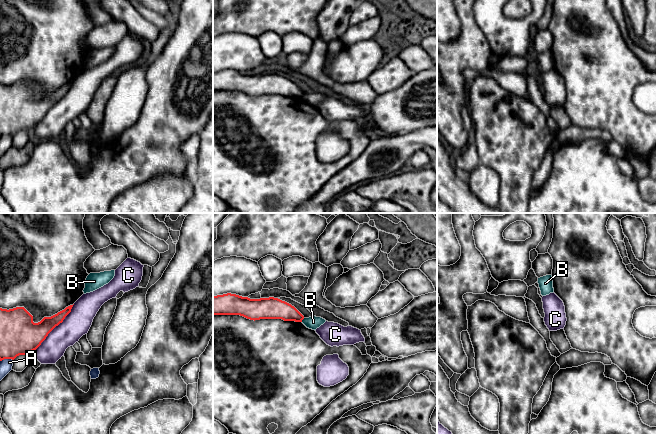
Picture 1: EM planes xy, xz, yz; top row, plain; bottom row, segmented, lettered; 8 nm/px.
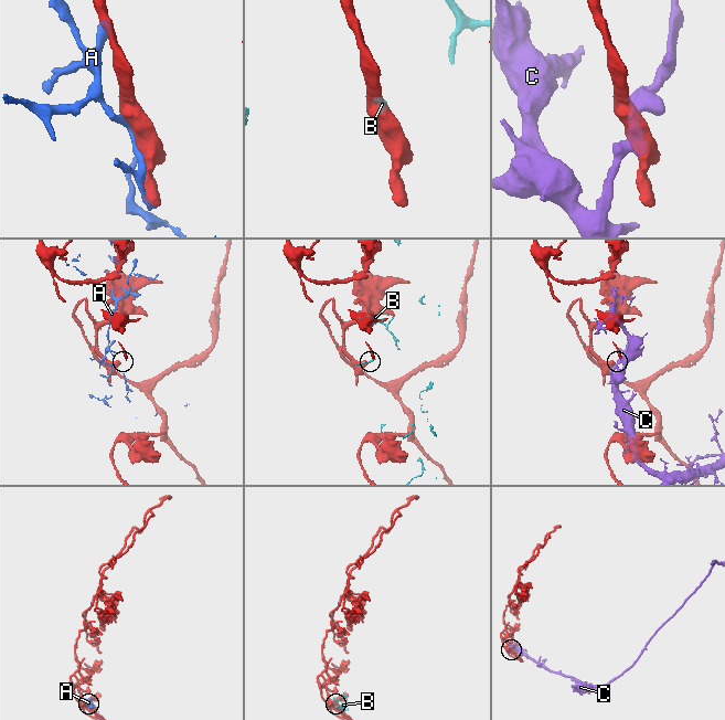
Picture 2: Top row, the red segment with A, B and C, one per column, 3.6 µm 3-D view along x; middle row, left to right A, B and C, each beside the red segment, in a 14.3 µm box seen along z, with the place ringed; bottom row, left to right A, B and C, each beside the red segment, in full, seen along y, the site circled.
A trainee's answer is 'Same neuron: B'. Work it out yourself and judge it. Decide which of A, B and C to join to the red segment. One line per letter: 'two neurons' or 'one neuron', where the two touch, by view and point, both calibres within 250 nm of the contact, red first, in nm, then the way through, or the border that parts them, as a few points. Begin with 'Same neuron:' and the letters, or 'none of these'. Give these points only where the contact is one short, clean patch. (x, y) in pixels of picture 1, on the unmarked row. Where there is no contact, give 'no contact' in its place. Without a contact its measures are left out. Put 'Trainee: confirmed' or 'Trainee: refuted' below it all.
Same neuron: none of these
A: two neurons; contact xy (6, 134); calibres 320 and 100 nm
B: two neurons; contact xz (302, 95); calibres 180 and 100 nm; border xz (304, 94), (301, 97)
C: two neurons; contact xy (56, 101); calibres 240 and 220 nm
Trainee: refuted

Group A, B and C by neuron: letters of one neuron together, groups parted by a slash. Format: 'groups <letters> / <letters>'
groups A / B / C

